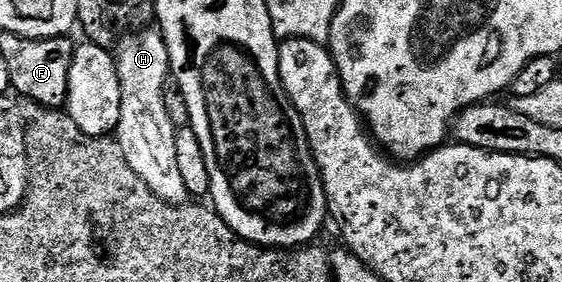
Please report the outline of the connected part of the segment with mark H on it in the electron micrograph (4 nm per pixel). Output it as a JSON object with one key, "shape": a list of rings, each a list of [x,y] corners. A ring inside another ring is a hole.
{"shape":[[[156,27],[123,36],[115,46],[120,80],[120,120],[115,129],[115,139],[123,150],[127,164],[139,178],[143,178],[157,197],[169,204],[184,205],[190,195],[180,177],[179,162],[176,161],[176,128],[167,117],[163,103],[162,90],[171,74],[166,42]]]}

